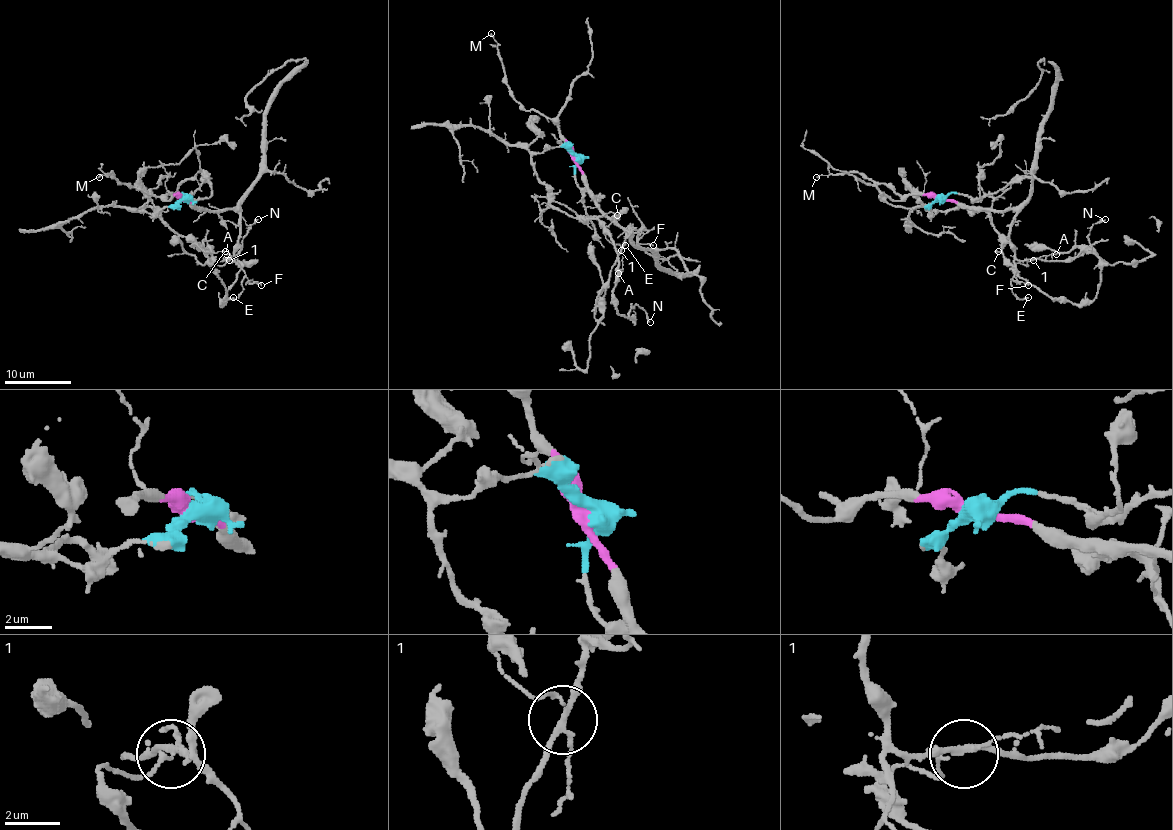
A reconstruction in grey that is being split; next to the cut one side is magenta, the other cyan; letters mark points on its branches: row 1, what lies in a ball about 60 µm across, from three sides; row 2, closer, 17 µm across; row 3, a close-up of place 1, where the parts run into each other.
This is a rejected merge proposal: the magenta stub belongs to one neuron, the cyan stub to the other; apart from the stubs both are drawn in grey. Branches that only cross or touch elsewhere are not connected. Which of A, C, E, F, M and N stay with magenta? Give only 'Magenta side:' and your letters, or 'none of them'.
Magenta side: E, F, M

